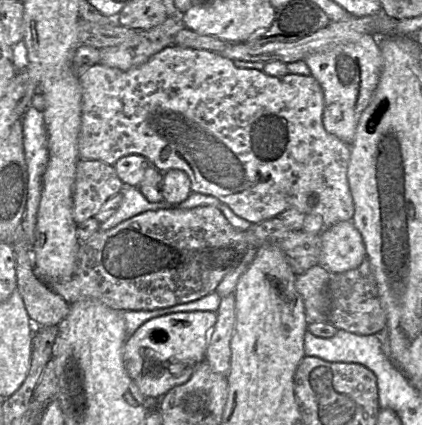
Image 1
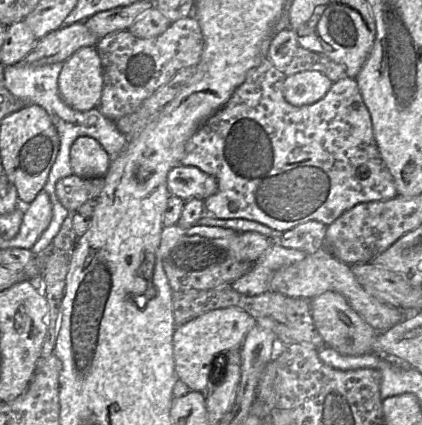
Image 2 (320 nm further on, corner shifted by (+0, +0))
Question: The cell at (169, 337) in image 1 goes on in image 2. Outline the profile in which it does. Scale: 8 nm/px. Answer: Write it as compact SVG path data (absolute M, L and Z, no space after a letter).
M225 308L209 311L177 327L173 335L173 353L178 380L184 382L190 391L203 394L210 387L216 387L222 381L226 367L225 355L220 356L229 350L241 349L245 336L256 324L247 312Z

